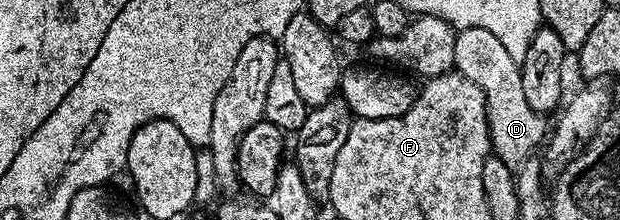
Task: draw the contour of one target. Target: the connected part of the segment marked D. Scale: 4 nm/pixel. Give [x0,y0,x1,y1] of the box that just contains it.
[453,29,547,169]

